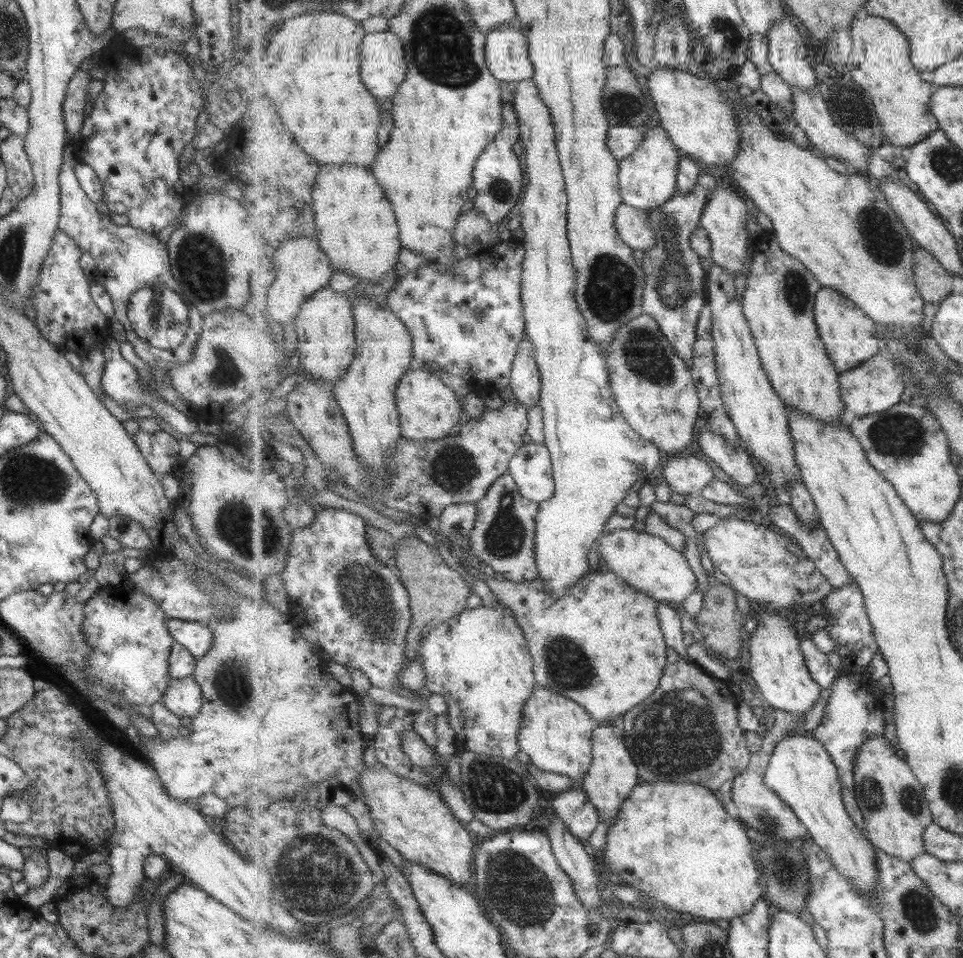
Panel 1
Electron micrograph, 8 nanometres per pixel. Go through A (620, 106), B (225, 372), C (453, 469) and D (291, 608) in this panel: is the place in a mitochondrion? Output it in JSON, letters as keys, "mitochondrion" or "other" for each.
{"A":"mitochondrion","B":"mitochondrion","C":"mitochondrion","D":"other"}

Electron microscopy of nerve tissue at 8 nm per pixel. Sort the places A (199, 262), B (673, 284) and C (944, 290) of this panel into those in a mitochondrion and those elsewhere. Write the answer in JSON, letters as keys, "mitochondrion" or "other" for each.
{"A":"mitochondrion","B":"mitochondrion","C":"other"}

